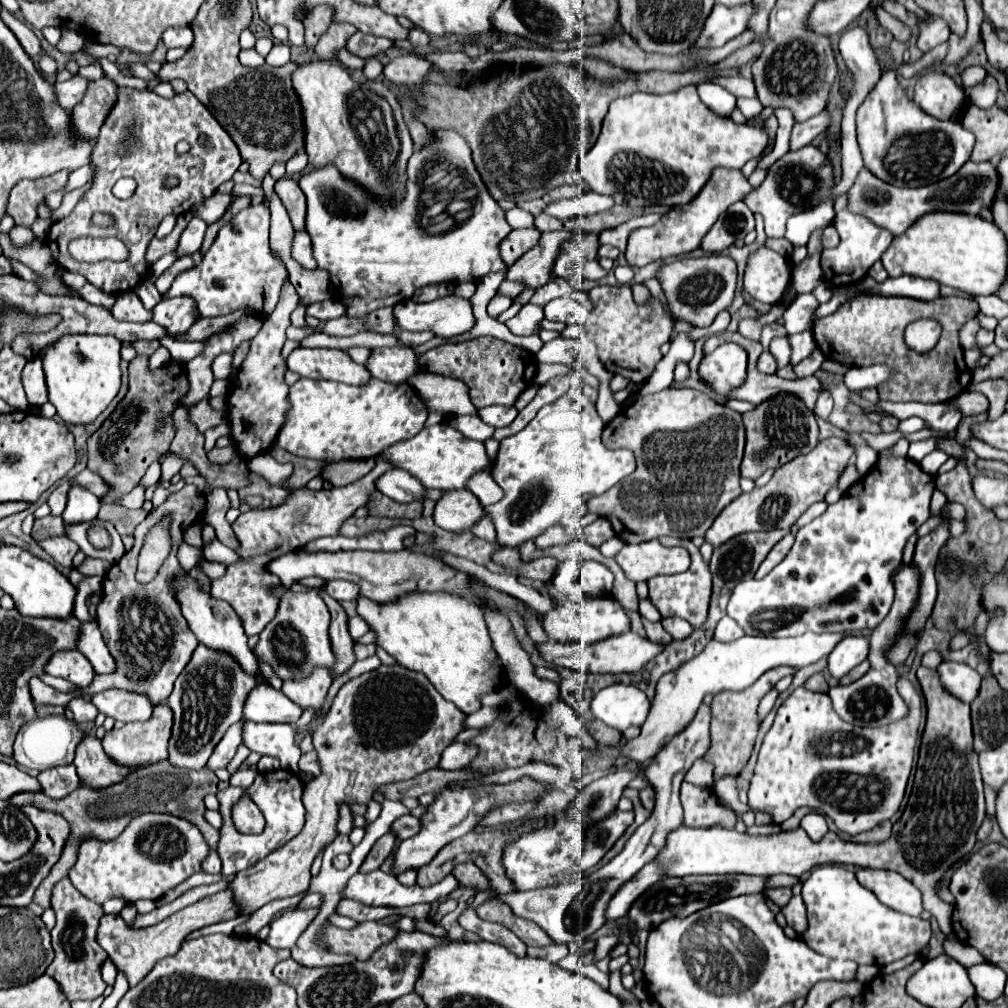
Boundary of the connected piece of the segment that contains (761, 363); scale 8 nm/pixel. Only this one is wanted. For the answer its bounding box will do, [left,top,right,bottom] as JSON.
[758,353,776,373]

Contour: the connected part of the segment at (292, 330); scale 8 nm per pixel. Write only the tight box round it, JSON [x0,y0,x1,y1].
[286,325,320,341]

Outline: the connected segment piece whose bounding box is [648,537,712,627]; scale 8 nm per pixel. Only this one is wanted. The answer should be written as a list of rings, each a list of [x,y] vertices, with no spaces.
[[[660,537],[658,541],[662,545],[682,545],[682,547],[686,547],[690,551],[692,565],[690,565],[688,571],[678,573],[678,575],[662,575],[662,577],[648,579],[650,601],[660,611],[662,617],[682,617],[692,627],[702,627],[706,623],[706,619],[708,619],[708,607],[710,607],[710,595],[712,595],[712,575],[710,575],[708,563],[704,561],[700,549],[690,539]]]

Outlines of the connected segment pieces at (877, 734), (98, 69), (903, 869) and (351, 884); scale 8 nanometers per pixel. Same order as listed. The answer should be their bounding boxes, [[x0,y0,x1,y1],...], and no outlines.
[[748,675,923,835],[79,57,105,80],[656,667,986,935],[344,871,458,907]]

